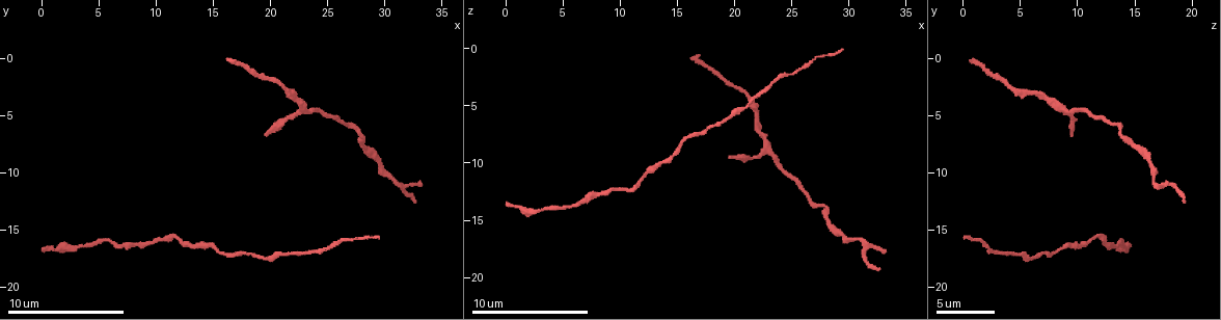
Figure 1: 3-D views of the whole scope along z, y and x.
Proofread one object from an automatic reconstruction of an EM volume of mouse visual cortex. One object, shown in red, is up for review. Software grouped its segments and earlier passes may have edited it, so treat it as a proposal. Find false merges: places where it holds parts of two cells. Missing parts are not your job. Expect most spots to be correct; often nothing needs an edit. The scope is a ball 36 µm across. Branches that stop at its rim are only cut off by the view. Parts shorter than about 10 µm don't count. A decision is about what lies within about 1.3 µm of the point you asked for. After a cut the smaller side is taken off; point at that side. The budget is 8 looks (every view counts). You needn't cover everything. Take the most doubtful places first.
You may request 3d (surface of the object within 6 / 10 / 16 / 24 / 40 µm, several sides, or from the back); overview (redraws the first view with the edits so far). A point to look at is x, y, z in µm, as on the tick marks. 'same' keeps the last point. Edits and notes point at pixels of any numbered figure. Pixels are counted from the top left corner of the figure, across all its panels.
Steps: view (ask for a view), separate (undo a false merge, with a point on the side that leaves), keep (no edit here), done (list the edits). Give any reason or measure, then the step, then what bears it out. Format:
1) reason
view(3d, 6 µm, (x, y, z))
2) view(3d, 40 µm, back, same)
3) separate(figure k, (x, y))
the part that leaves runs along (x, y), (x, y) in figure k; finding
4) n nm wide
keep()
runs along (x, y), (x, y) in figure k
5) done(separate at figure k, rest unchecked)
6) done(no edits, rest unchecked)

two arms in line, one across
view(3d, 6 µm, (23.2, 4.6, 9.0))

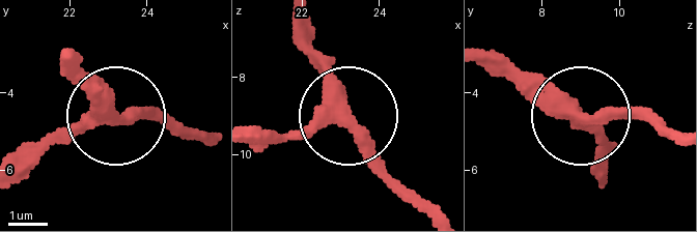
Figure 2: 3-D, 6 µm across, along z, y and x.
360 nm wide
keep()
continuous, no second cell

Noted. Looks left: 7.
view(3d, 10 µm, (15.2, 16.6, 9.0))

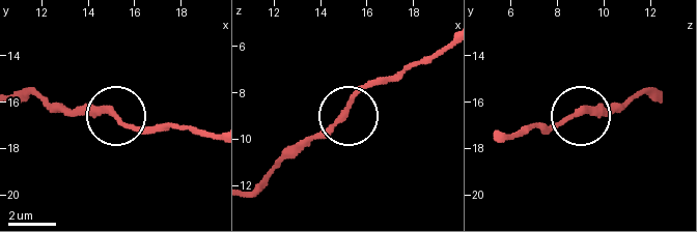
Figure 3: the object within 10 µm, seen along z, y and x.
view(3d, 6 µm, (15.0, 16.4, 9.0))

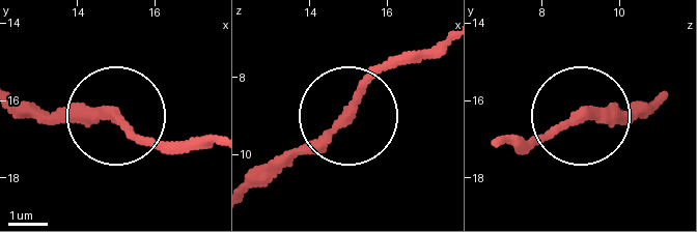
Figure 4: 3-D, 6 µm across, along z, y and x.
230 nm wide
keep()
continuous, no second cell

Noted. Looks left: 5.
calibre changes
view(3d, 10 µm, (19.4, 17.4, 6.0))

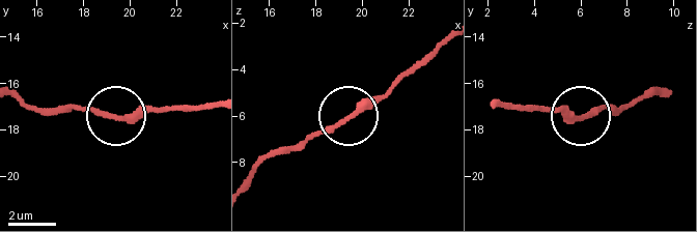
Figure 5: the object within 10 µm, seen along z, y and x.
200 nm wide
keep()
continuous, no second cell

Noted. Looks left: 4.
sudden change in width
view(3d, 16 µm, (28.0, 6.8, 14.0))

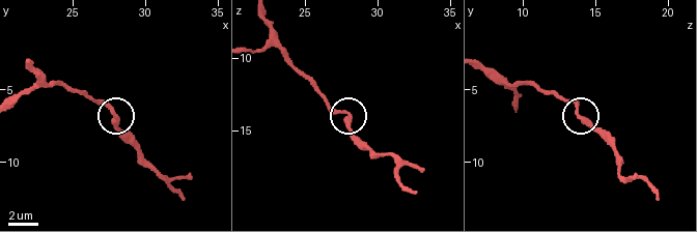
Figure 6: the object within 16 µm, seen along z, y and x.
zoom in
view(3d, 6 µm, (28.0, 7.0, 14.0))

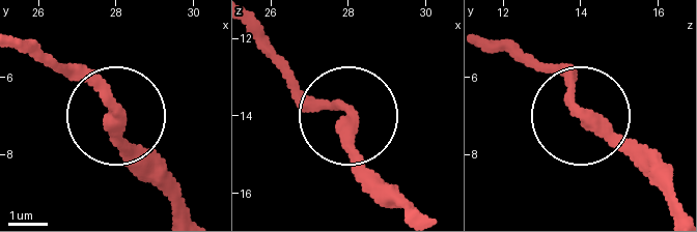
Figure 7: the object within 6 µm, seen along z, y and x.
keep()
one cell here

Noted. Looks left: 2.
done(no edits, rest unchecked)

